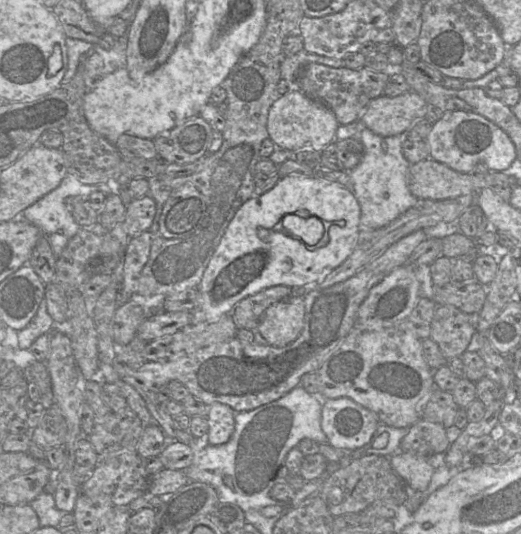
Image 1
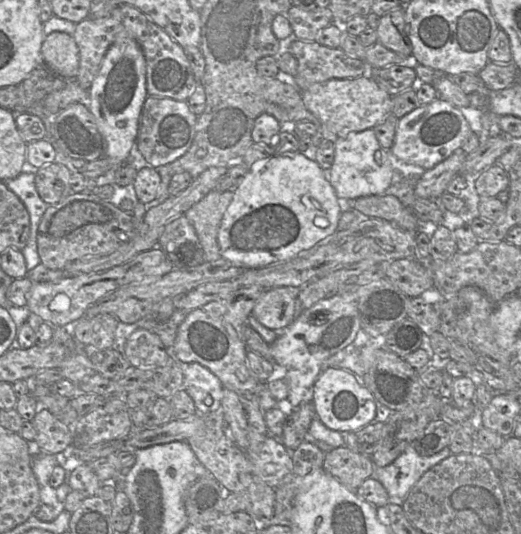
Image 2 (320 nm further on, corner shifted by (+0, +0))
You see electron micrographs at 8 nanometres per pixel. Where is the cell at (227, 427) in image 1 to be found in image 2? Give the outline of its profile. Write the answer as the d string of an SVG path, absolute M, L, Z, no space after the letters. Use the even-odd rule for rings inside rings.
M197 362L182 363L184 390L192 398L198 413L221 410L223 385L206 367Z

